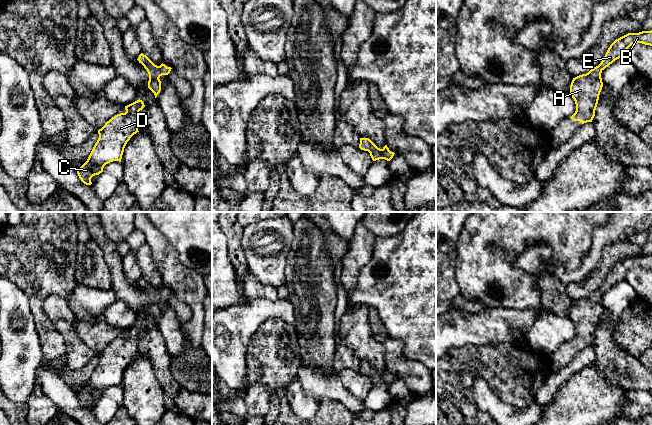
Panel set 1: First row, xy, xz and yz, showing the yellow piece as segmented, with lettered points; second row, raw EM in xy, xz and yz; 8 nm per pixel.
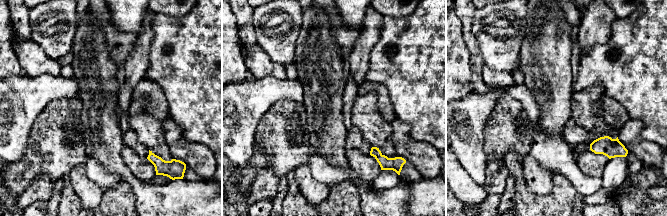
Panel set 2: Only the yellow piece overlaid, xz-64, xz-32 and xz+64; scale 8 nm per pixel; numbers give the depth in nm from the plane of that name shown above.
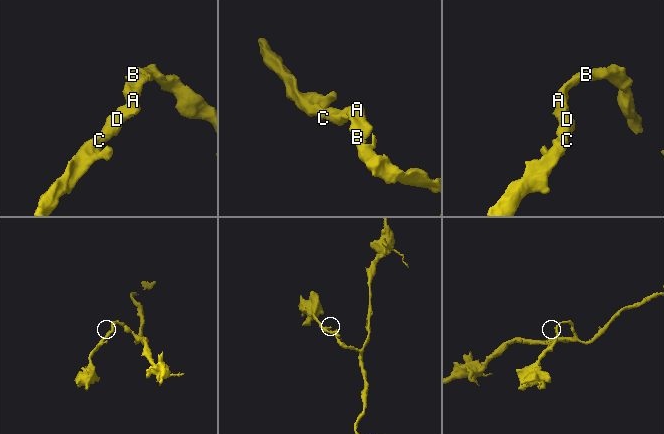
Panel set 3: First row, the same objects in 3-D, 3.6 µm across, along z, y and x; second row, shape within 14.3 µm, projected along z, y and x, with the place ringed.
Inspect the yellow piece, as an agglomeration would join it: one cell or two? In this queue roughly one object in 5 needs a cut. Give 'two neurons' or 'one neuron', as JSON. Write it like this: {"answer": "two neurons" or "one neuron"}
{"answer": "one neuron"}

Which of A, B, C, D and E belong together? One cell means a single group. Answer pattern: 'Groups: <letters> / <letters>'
Groups: A B C D E

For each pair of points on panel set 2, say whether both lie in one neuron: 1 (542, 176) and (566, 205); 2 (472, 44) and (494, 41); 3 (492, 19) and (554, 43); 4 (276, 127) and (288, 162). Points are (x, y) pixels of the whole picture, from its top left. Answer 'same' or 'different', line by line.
1: different
2: different
3: different
4: same

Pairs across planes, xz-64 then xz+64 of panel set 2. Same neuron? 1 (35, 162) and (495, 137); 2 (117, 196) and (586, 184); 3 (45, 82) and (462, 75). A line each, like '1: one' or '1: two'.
1: one
2: two
3: two

